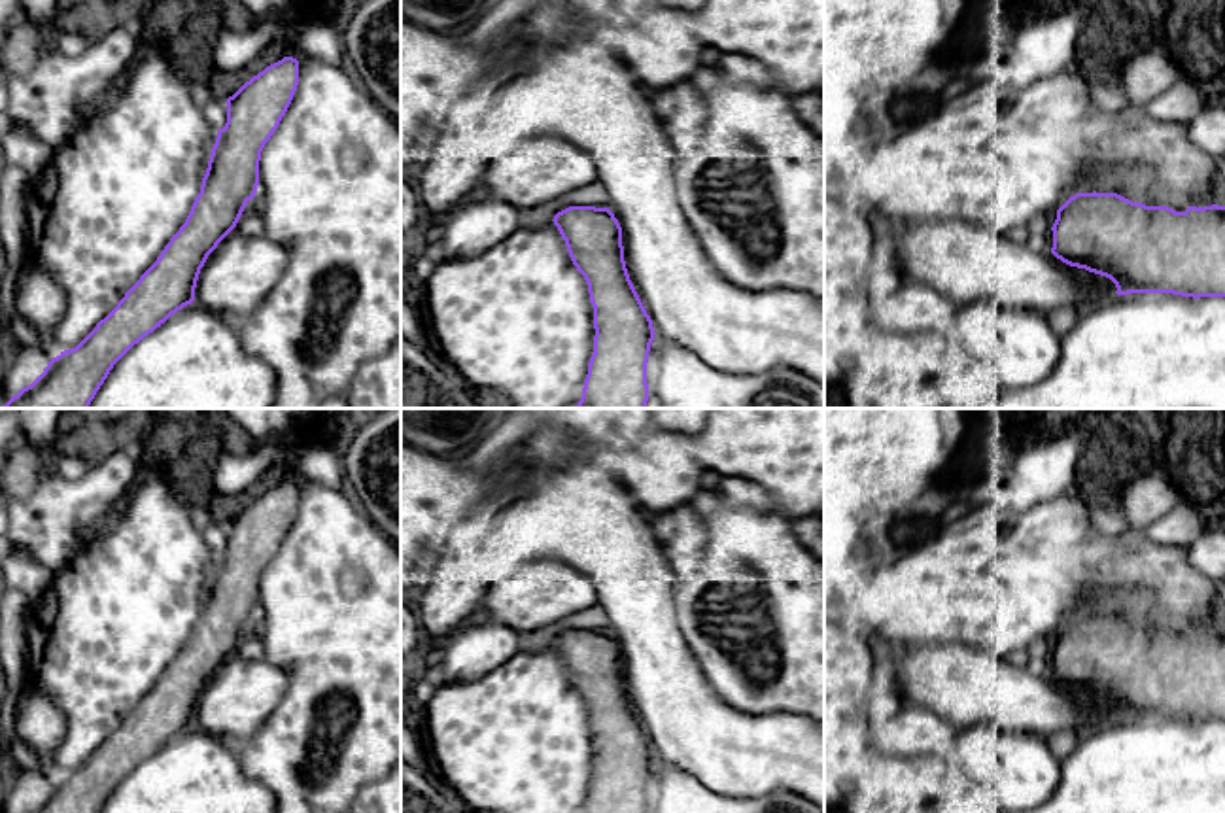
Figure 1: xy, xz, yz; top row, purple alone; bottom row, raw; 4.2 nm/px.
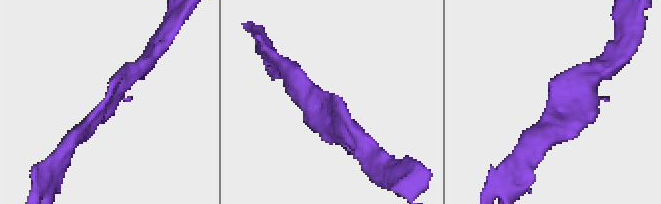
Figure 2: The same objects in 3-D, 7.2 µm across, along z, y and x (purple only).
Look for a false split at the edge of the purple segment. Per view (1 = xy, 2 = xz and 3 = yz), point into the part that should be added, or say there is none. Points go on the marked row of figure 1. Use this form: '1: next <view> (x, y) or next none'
1: next none
2: next none
3: next none

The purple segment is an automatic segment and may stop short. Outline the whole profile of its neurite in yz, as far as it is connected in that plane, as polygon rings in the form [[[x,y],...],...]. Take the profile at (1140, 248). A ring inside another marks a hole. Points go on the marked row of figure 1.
[[[1076,193],[1070,197],[1059,210],[1057,219],[1051,227],[1053,231],[1053,248],[1051,253],[1061,259],[1062,263],[1078,268],[1085,268],[1089,272],[1100,274],[1110,278],[1115,287],[1117,295],[1129,295],[1129,293],[1172,293],[1182,297],[1225,297],[1225,206],[1189,206],[1185,212],[1176,212],[1168,206],[1146,206],[1142,202],[1132,202],[1117,193]]]

